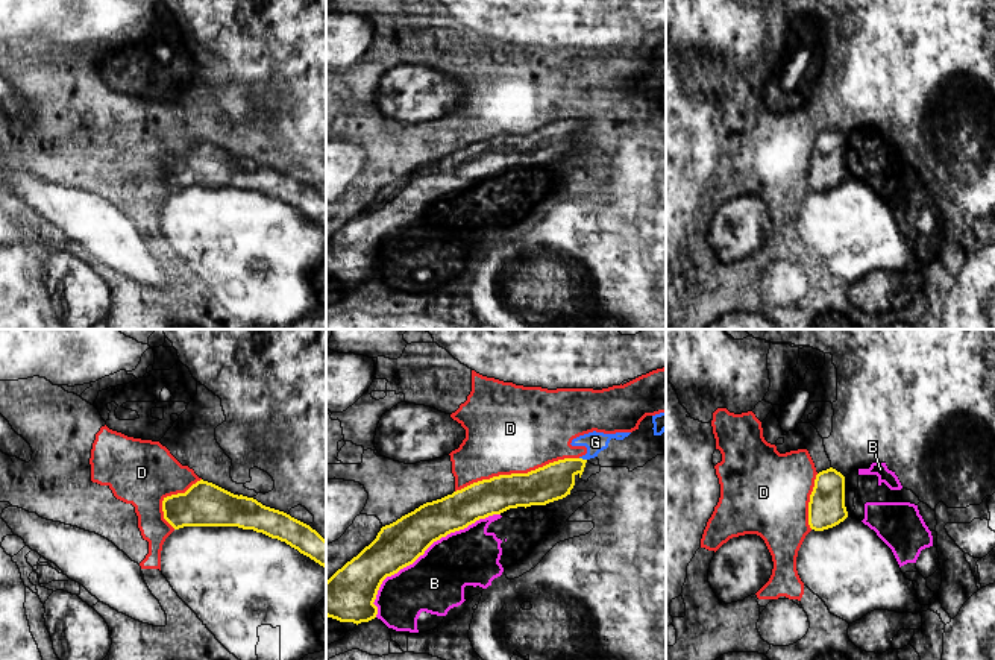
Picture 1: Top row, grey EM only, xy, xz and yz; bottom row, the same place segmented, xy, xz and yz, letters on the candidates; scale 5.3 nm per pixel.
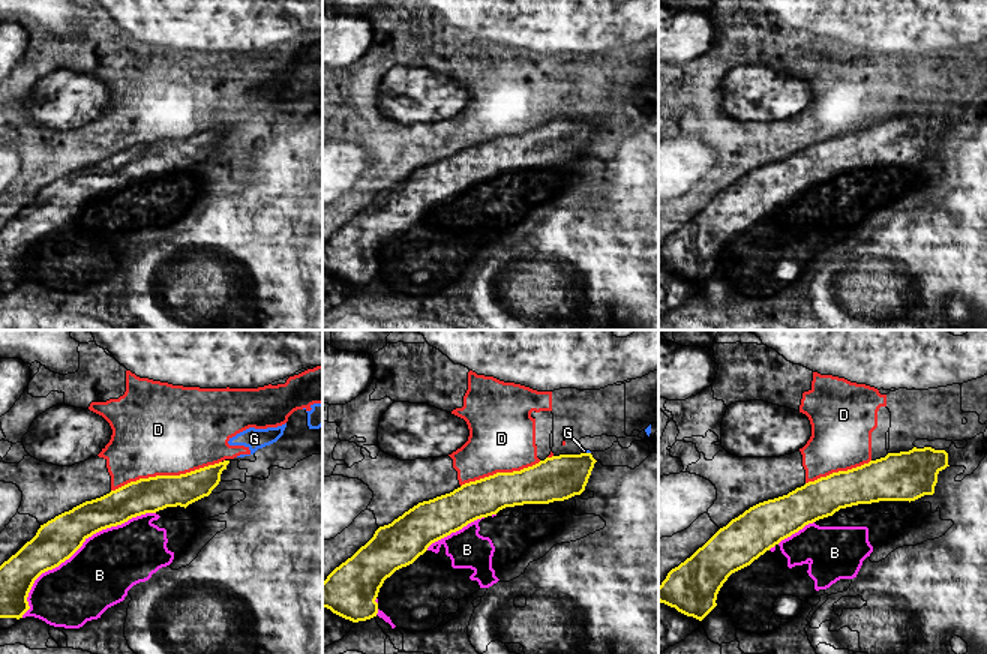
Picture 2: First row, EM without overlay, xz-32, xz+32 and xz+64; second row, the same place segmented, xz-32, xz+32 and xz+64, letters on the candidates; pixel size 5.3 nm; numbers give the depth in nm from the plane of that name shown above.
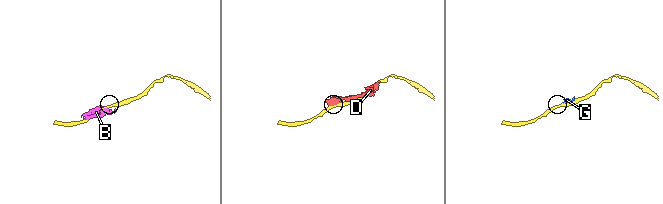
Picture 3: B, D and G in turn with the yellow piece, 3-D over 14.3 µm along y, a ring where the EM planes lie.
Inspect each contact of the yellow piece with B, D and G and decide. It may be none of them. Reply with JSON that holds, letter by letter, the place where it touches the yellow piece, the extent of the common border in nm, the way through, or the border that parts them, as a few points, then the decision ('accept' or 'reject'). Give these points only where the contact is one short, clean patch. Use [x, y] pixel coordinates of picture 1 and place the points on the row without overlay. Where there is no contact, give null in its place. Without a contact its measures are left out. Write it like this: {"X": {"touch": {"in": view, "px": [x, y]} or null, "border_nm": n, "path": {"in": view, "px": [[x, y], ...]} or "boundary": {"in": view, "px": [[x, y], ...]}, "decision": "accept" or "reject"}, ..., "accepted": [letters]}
{"B": {"touch": {"in": "xz", "px": [423, 213]}, "border_nm": 850, "decision": "reject"}, "D": {"touch": {"in": "xz", "px": [516, 134]}, "border_nm": 700, "decision": "reject"}, "G": {"touch": {"in": "xz", "px": [581, 119]}, "border_nm": 40, "boundary": {"in": "xz", "px": [[580, 117], [586, 120]]}, "decision": "reject"}, "accepted": []}

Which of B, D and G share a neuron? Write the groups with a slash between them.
B / D G

